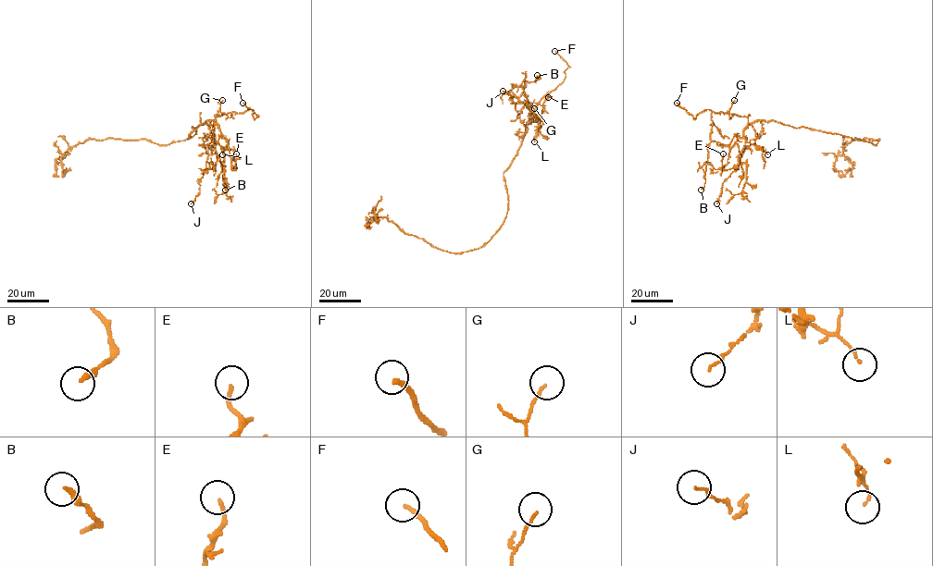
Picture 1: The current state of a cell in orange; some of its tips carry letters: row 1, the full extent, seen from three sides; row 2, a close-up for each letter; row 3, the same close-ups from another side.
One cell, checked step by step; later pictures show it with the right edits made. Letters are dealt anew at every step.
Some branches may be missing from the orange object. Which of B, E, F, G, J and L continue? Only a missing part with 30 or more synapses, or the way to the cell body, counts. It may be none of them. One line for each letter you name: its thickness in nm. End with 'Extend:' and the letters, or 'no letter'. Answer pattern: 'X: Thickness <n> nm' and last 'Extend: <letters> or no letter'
F: Thickness 200 nm
Extend: F

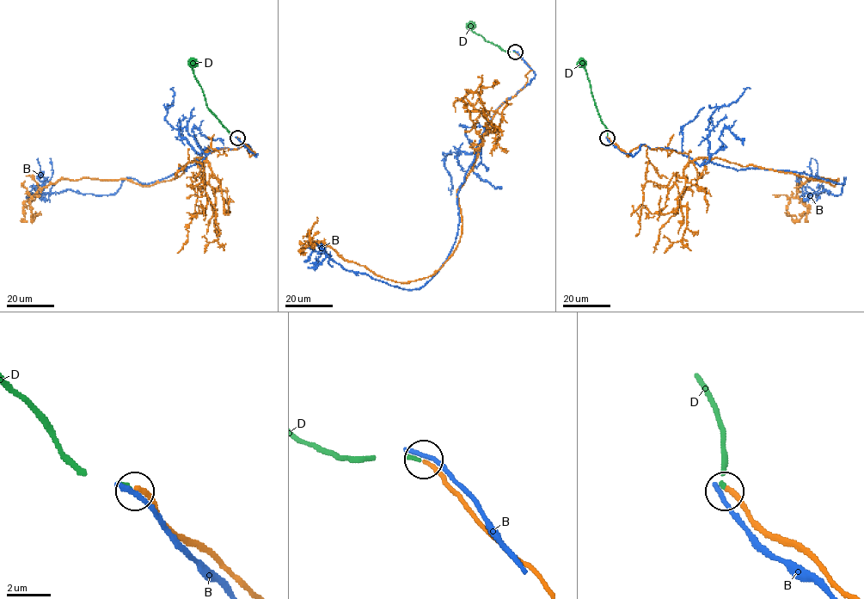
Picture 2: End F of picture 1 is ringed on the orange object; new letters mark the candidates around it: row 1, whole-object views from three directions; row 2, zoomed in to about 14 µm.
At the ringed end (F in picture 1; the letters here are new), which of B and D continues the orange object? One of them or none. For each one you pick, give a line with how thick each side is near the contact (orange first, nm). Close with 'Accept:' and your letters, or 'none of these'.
D: calibres 200 and 170 nm
Accept: D

